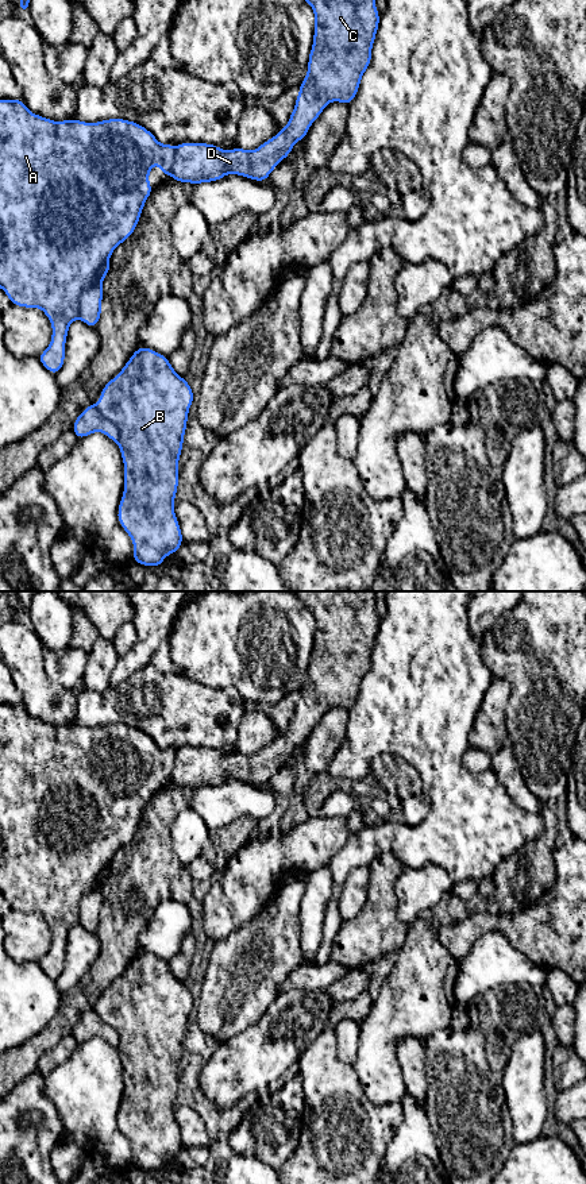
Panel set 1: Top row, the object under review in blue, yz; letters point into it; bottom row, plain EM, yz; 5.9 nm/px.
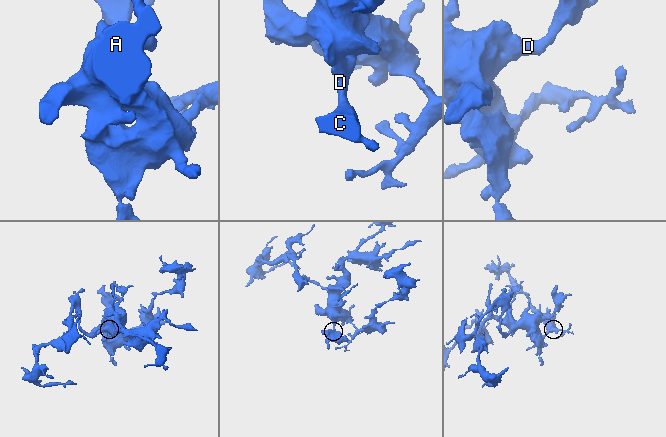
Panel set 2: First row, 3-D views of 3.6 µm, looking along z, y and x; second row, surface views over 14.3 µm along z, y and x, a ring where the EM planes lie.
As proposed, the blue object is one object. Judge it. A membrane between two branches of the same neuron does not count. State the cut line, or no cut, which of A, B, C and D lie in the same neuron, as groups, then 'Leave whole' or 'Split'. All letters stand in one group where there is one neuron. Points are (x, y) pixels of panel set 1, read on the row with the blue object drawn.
Split along yz (107, 259), (97, 278), (81, 293), (77, 316). Groups: A B / C D. Split

